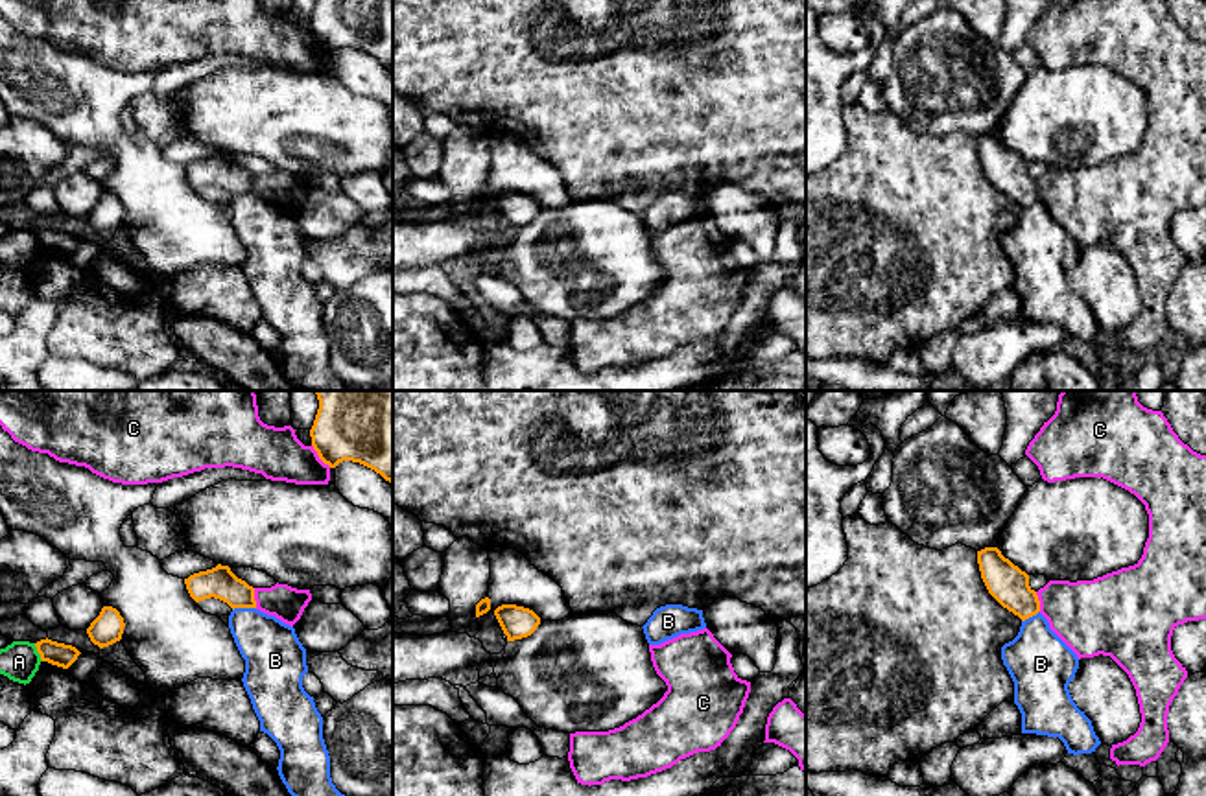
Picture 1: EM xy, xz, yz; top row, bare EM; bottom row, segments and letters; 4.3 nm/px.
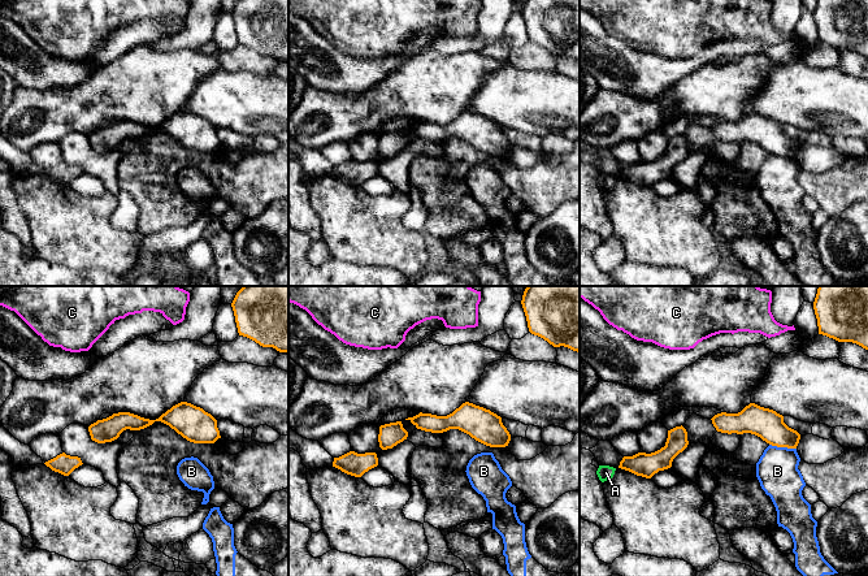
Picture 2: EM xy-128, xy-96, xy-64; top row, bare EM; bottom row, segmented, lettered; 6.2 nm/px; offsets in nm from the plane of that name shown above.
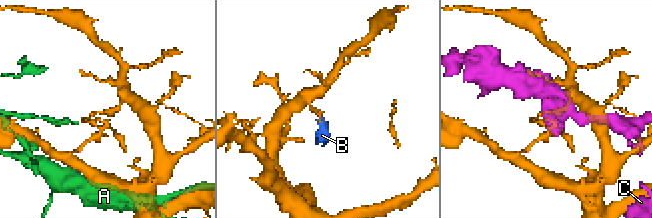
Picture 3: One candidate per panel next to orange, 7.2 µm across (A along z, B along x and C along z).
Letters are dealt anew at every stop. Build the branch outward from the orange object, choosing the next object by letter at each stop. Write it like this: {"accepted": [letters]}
{"accepted": []}

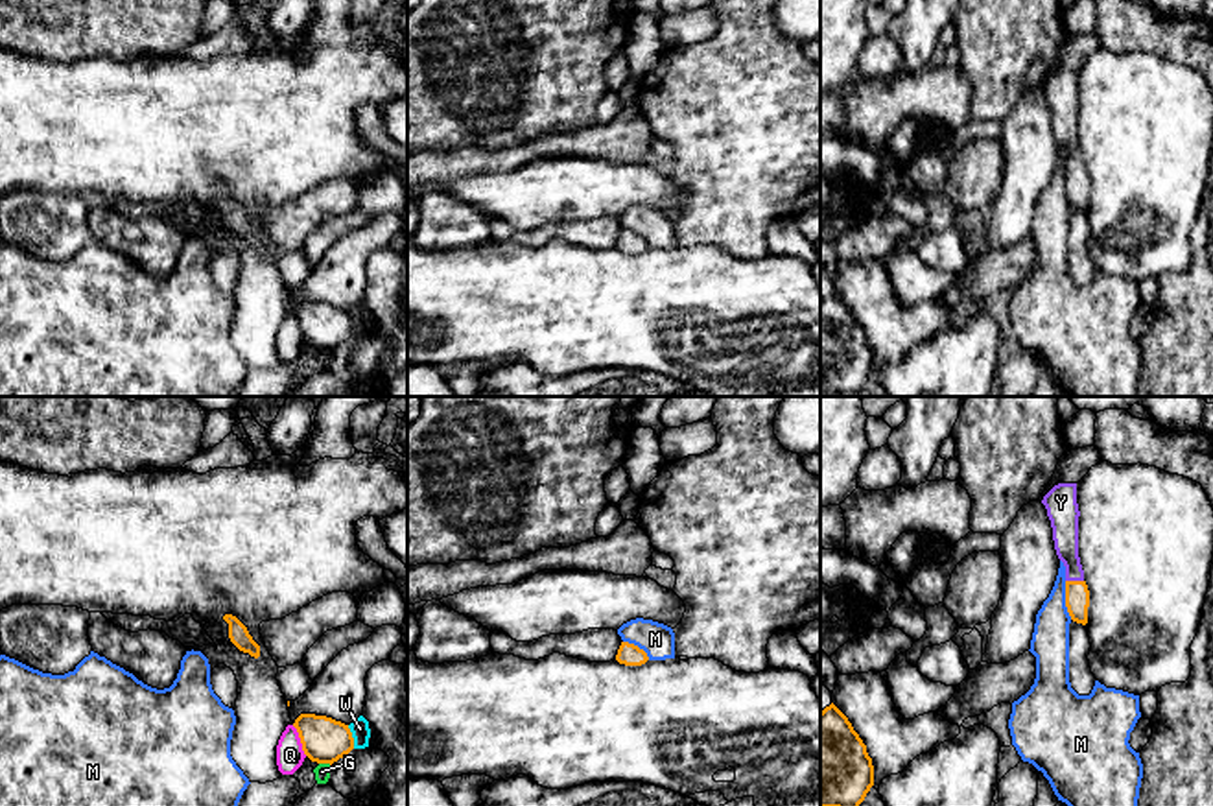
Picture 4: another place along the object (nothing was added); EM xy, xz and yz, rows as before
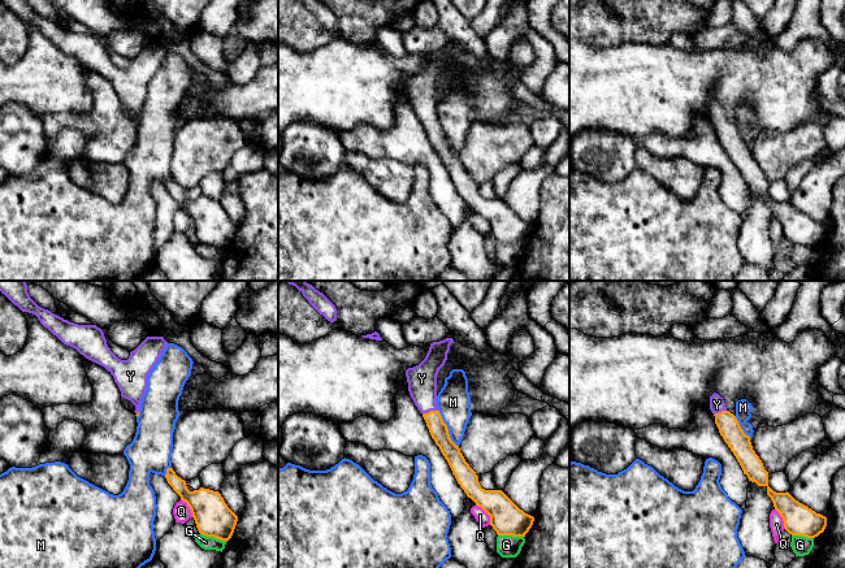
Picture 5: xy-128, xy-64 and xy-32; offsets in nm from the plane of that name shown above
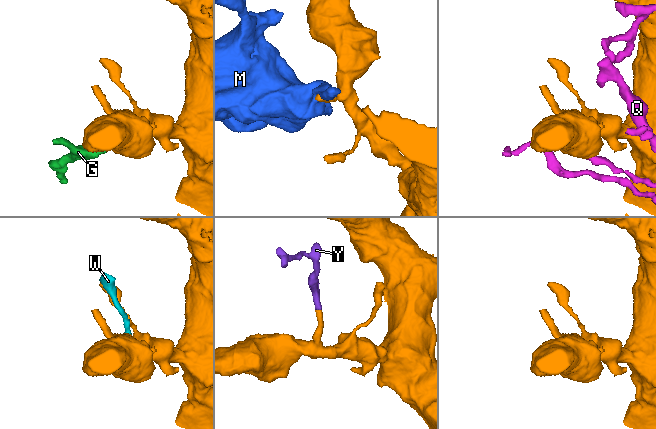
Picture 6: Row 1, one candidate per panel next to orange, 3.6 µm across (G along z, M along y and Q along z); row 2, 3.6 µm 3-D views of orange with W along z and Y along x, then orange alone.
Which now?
{"accepted": ["Y"]}

